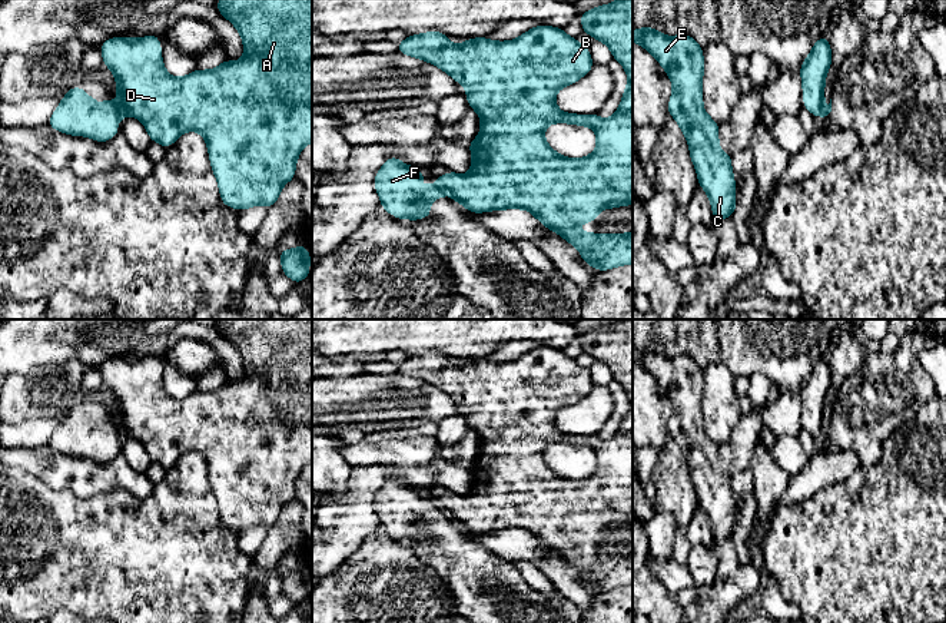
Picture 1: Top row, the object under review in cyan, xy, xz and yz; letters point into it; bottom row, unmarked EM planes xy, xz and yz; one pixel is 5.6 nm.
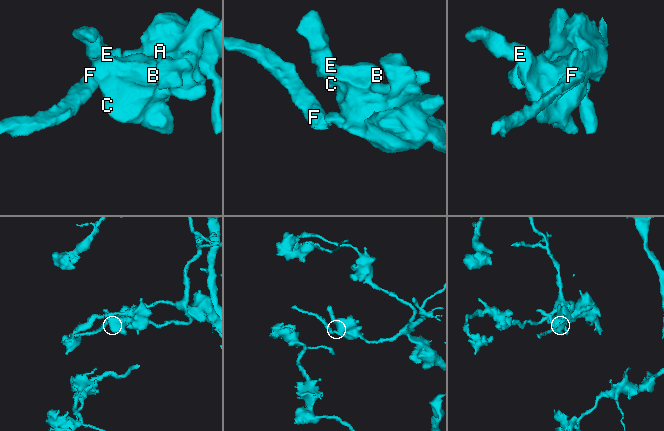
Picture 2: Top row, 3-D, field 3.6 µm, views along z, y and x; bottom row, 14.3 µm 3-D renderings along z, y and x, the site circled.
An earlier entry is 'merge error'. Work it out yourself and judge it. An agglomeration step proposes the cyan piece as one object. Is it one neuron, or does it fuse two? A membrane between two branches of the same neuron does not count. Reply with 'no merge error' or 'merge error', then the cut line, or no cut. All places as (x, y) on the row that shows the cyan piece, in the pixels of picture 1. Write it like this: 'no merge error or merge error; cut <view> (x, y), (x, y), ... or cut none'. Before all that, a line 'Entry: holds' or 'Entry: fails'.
Entry: holds
merge error; cut xz (438, 184), (447, 191)

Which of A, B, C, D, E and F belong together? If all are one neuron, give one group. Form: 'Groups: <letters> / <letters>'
Groups: A B C D E / F

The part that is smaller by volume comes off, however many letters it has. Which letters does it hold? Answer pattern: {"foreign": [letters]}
{"foreign": ["F"]}

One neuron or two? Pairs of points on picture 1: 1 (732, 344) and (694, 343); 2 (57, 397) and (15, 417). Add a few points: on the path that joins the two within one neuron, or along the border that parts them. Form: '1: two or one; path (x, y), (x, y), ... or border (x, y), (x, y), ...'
1: two; border (717, 334), (719, 357), (722, 360)
2: one; path (47, 397), (35, 397), (25, 407)

